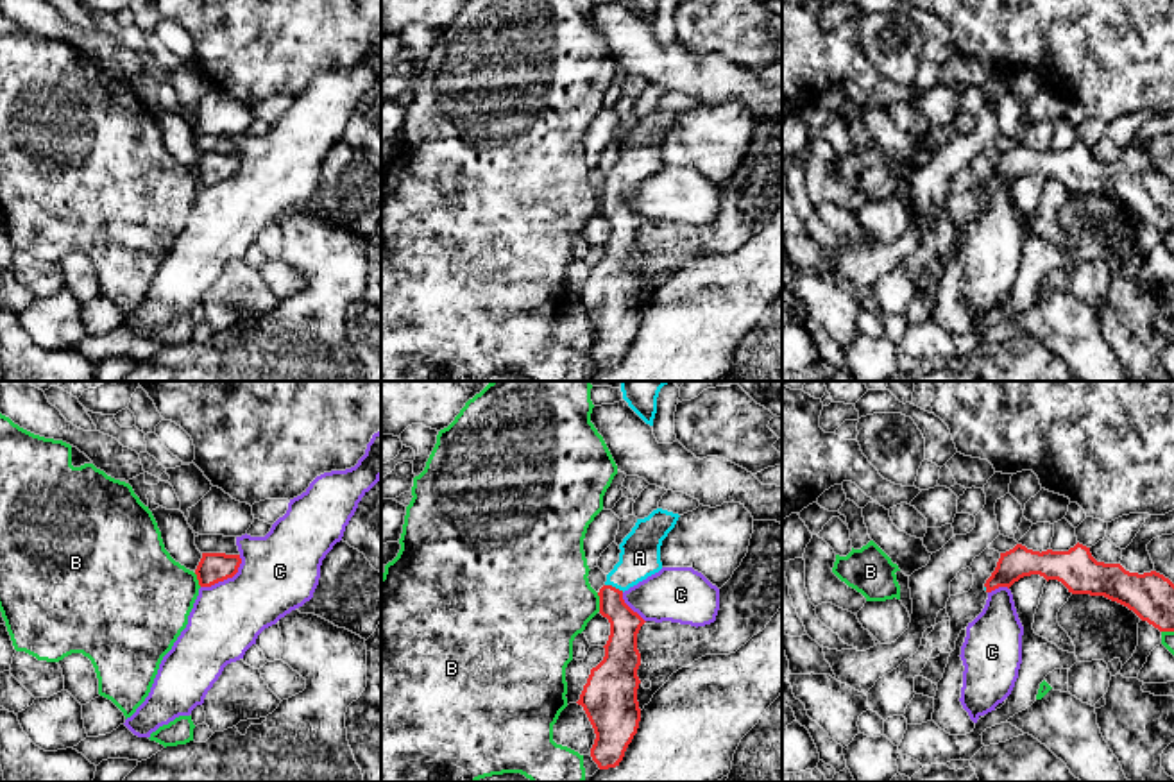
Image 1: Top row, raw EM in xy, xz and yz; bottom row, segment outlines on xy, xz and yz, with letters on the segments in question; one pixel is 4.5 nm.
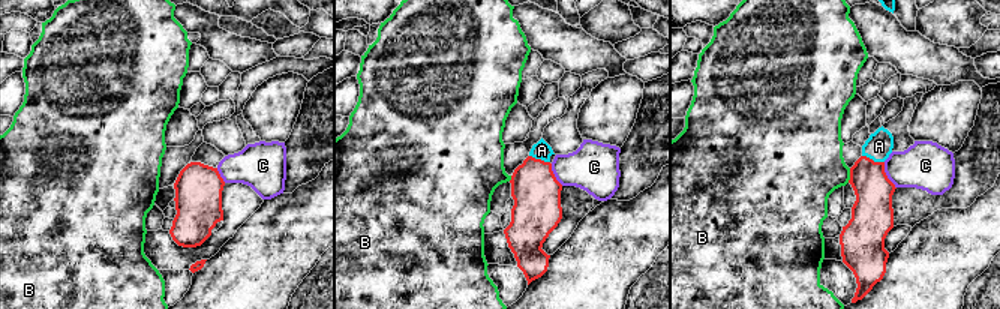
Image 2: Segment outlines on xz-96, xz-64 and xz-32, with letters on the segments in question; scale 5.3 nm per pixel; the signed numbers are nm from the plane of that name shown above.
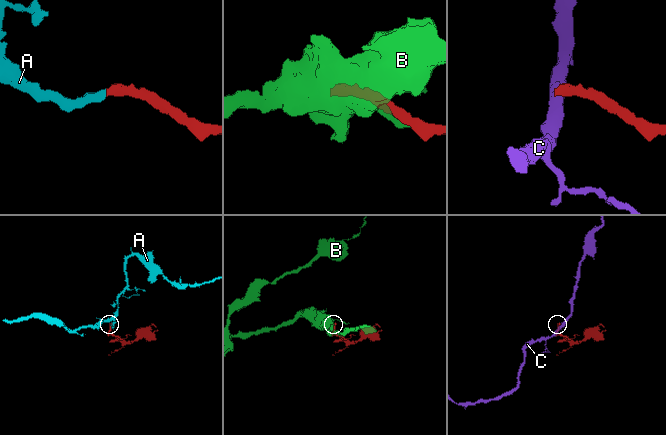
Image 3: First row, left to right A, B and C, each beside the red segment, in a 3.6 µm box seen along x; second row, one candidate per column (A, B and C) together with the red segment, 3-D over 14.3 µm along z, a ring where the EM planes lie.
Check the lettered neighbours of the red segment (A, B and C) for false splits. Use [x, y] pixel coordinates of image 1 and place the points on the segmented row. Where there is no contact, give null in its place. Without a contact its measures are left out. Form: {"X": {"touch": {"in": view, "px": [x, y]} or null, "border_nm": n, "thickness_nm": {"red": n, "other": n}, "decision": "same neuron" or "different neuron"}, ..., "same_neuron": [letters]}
{"A": {"touch": {"in": "xz", "px": [614, 587]}, "border_nm": 90, "thickness_nm": {"red": 140, "other": 180}, "decision": "same neuron"}, "B": {"touch": {"in": "xz", "px": [600, 602]}, "border_nm": 90, "thickness_nm": {"red": 150, "other": 420}, "decision": "different neuron"}, "C": {"touch": {"in": "xy", "px": [226, 578]}, "border_nm": 240, "thickness_nm": {"red": 140, "other": 360}, "decision": "different neuron"}, "same_neuron": ["A"]}

